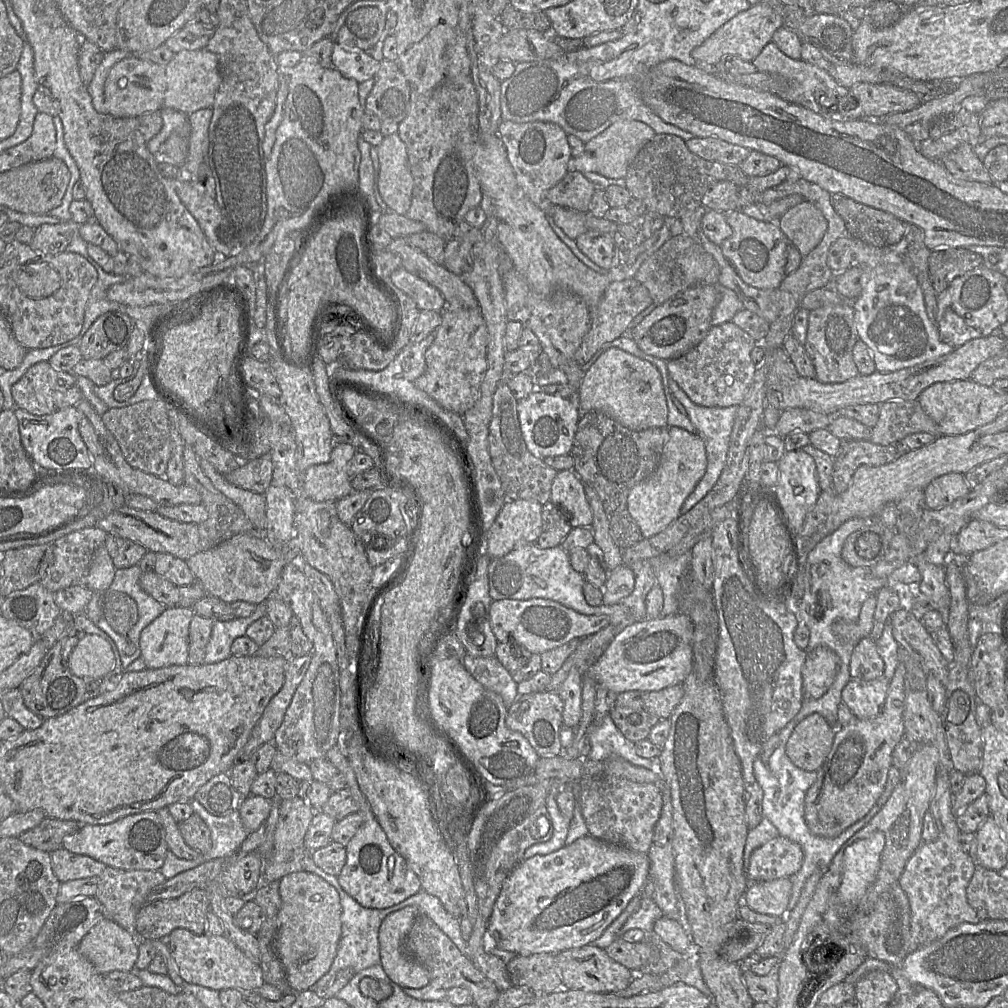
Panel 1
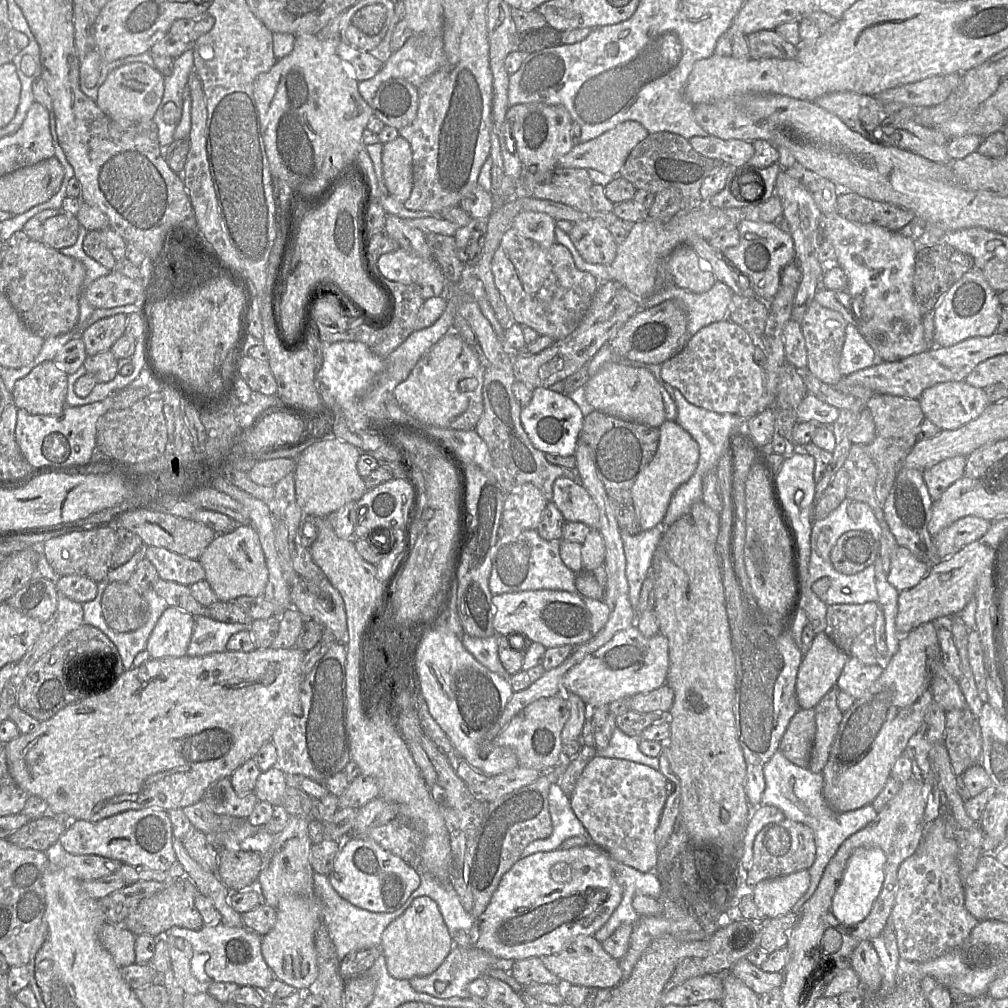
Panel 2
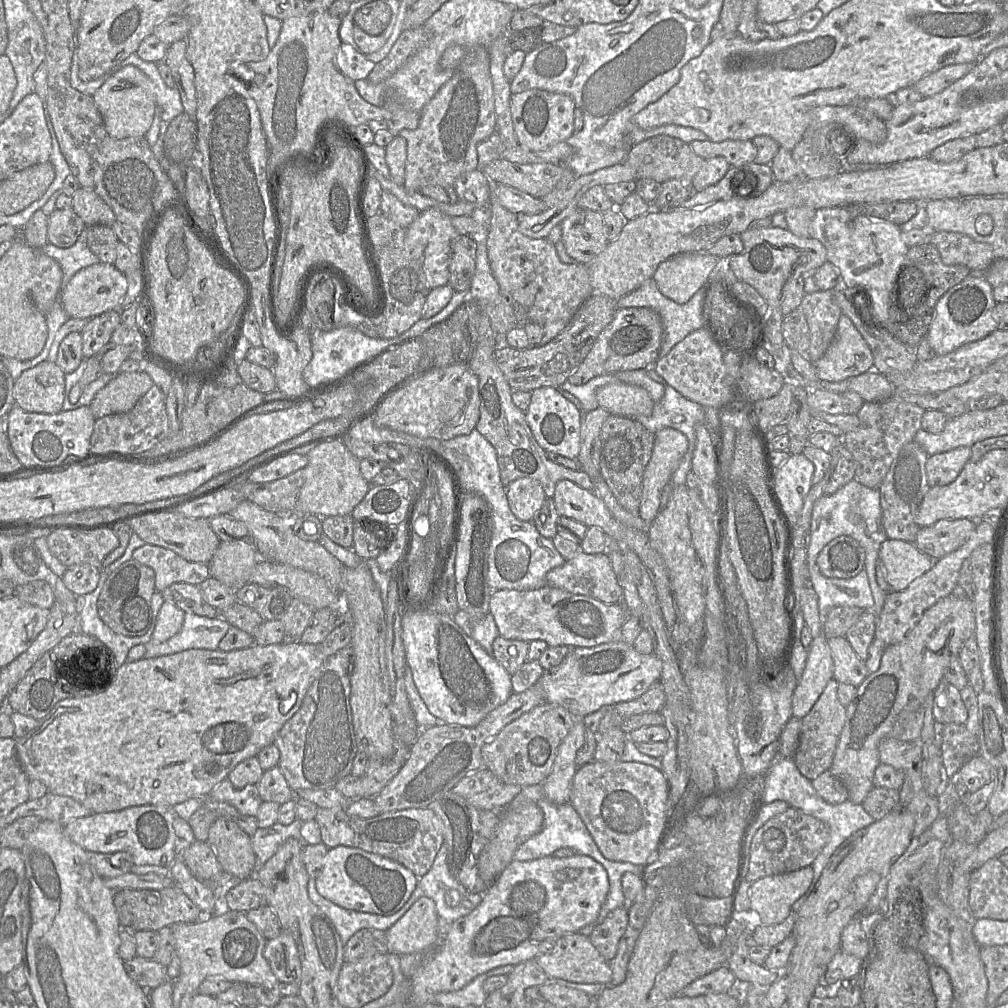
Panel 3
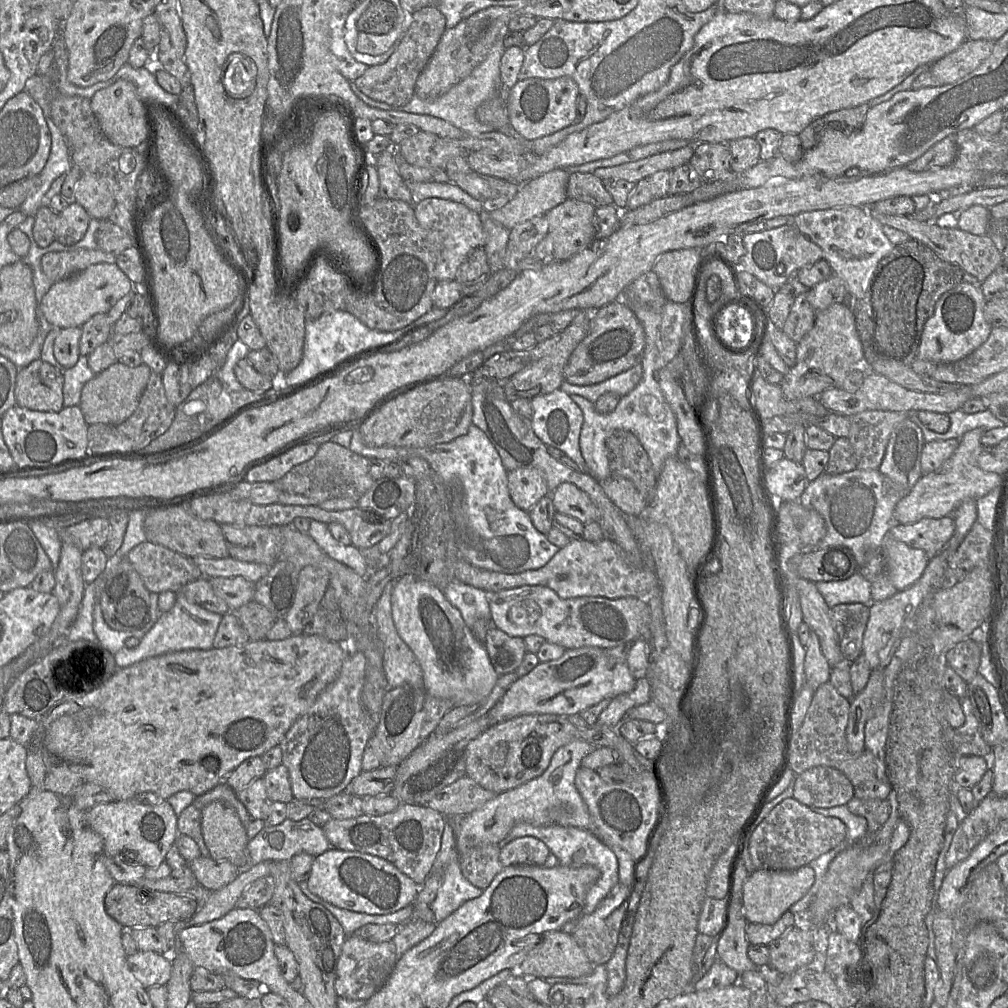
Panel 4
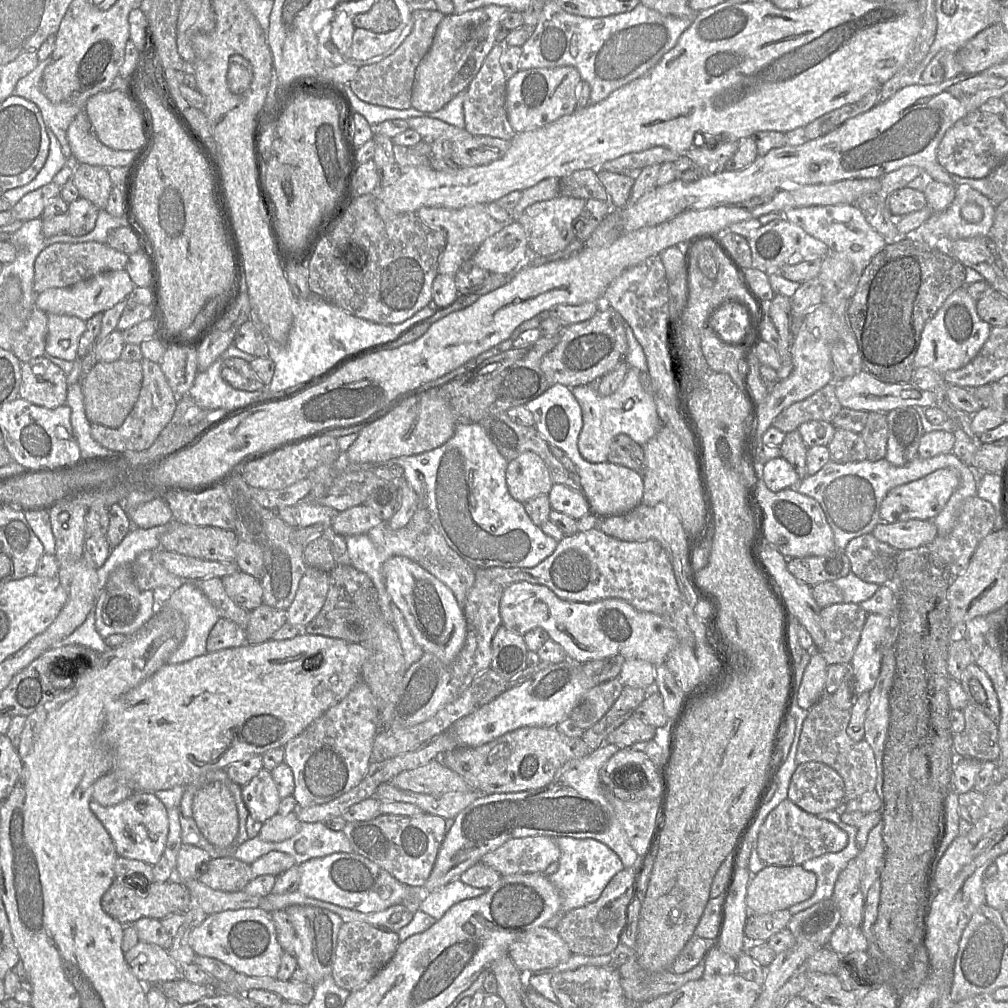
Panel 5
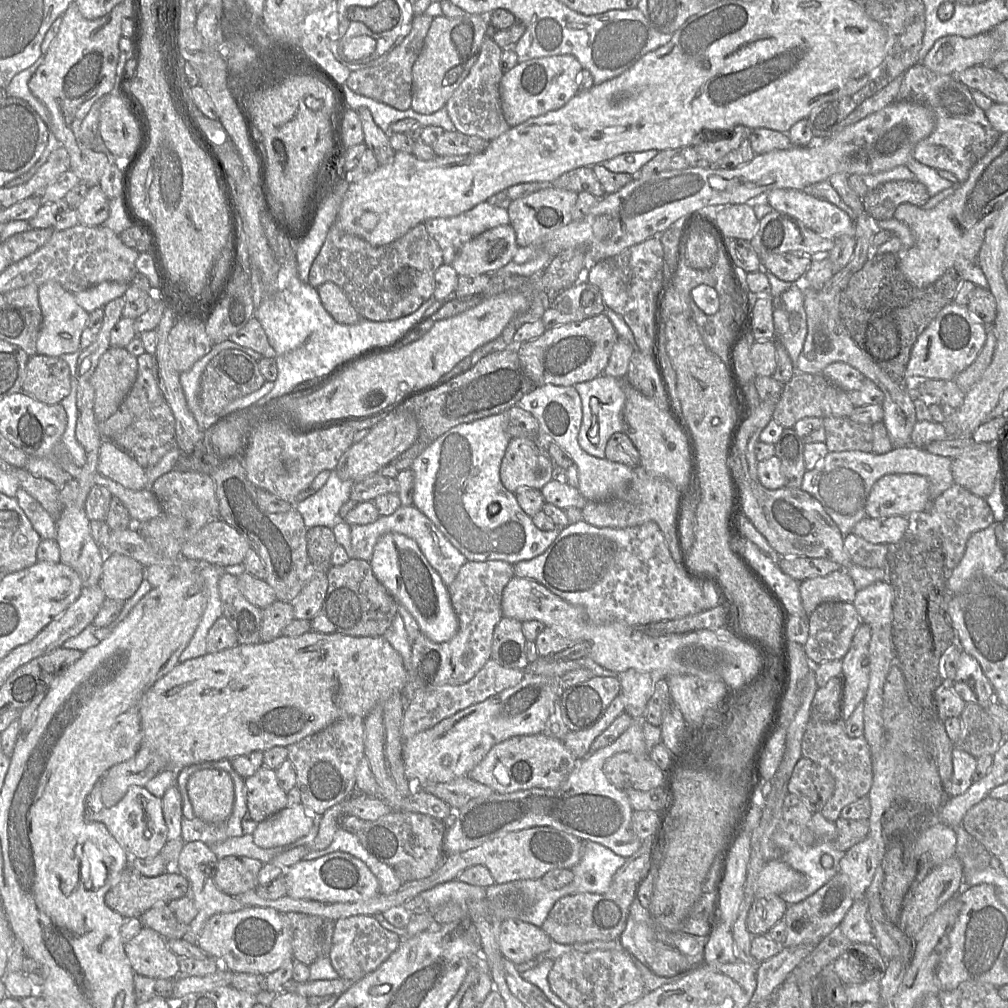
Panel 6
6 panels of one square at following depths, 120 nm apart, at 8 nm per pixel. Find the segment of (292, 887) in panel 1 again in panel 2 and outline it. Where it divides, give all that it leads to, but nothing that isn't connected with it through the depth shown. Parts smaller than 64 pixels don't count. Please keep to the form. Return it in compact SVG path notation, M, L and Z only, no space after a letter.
M295 894L283 896L278 906L276 923L262 937L261 952L274 977L293 986L297 990L307 991L318 975L317 953L314 935L323 923L320 903L317 897Z

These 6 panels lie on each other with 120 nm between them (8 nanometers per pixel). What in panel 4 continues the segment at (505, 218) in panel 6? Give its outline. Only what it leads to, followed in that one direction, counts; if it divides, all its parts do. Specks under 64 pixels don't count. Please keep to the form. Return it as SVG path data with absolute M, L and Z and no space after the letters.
M427 198L414 205L414 213L419 224L429 231L429 236L437 248L437 262L434 277L437 282L455 280L457 270L468 254L475 248L484 248L486 234L480 214L465 205L440 198Z

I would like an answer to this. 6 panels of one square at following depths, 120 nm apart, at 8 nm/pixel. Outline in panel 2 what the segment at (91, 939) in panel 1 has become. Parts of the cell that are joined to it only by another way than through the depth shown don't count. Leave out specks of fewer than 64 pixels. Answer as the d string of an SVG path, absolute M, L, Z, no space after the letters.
M104 923L98 932L98 939L119 968L135 963L136 935L124 925Z

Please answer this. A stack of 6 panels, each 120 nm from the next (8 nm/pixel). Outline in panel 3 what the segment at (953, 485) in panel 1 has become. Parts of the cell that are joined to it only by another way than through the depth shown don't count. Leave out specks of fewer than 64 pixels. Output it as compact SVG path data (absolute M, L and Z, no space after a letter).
M958 447L948 452L928 456L925 470L929 486L944 486L952 483L965 464L970 461L970 457L970 447Z

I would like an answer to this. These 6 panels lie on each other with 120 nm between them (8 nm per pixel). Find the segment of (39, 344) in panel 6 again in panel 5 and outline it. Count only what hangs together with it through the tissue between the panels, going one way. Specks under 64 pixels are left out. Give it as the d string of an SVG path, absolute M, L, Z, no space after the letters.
M47 314L45 352L53 357L74 361L85 329L86 321L78 317Z

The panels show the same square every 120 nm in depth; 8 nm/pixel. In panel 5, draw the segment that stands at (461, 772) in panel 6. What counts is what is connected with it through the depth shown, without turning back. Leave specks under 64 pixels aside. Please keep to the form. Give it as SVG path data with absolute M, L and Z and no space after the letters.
M566 658L551 664L519 686L507 689L488 704L456 721L452 726L458 746L478 747L522 727L555 727L568 719L588 690L596 686L582 671L582 663Z

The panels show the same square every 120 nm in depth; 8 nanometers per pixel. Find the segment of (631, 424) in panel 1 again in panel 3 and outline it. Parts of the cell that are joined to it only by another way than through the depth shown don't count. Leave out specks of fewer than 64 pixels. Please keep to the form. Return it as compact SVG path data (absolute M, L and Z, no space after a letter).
M623 382L600 387L596 398L599 407L607 410L610 415L634 419L651 415L655 404L646 389Z

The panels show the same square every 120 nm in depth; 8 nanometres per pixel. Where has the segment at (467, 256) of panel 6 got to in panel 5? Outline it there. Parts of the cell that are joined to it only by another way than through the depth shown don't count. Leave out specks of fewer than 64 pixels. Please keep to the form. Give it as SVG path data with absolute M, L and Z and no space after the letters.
M515 221L487 238L471 259L490 273L507 273L519 268L528 248L524 228Z

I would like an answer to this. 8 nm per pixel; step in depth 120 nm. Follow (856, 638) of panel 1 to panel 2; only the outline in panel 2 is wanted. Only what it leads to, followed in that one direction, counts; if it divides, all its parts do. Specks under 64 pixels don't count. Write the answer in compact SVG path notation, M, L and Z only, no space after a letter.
M878 602L832 605L827 611L825 633L839 649L849 653L854 639L868 626L874 625L878 609Z

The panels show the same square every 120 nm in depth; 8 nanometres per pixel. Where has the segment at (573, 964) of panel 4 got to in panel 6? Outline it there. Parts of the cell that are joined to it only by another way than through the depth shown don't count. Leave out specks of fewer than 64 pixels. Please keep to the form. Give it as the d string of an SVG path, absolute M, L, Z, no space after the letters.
M501 921L499 947L505 959L521 964L547 952L553 941L541 927L521 921Z

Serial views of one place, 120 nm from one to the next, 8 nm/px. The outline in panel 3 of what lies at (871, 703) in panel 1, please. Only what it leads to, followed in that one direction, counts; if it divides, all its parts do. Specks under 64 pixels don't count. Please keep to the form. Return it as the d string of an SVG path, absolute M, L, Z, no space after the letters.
M845 637L828 638L828 644L834 663L834 679L859 687L870 674L865 661L857 656Z

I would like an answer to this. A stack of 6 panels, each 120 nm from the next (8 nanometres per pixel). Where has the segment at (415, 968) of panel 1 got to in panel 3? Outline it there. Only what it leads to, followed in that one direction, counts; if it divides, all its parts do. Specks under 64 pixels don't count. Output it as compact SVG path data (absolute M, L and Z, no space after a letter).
M420 897L386 930L388 953L403 955L433 951L439 943L438 917L435 902Z

